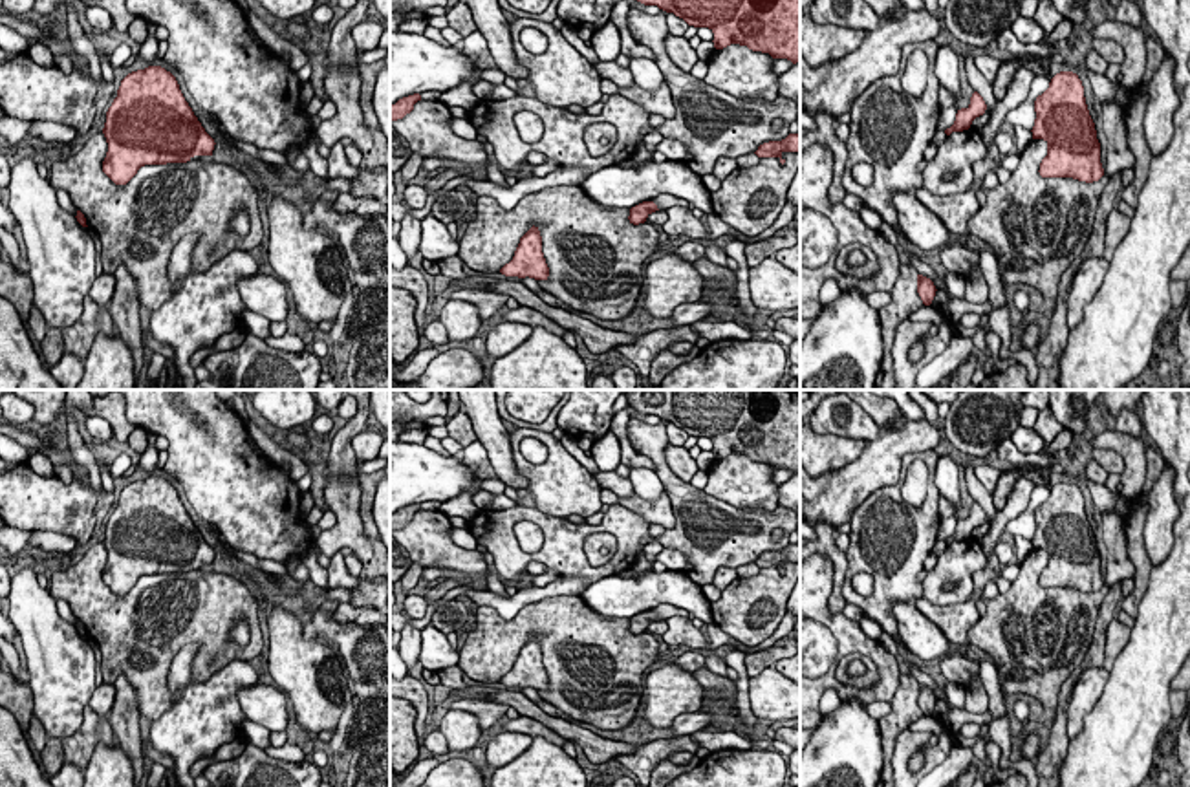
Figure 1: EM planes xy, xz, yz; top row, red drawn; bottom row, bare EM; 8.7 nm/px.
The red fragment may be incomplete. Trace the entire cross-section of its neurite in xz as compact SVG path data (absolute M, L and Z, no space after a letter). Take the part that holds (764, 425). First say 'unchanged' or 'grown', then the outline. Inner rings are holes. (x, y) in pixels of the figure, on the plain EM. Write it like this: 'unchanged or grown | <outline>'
unchanged | M624 390L628 404L709 437L714 458L730 454L800 472L800 394L796 390Z

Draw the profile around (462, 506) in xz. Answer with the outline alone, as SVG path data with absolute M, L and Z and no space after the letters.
M461 492L460 496L441 503L439 512L445 516L460 516L467 523L478 514L478 507L474 503L474 494L471 492Z

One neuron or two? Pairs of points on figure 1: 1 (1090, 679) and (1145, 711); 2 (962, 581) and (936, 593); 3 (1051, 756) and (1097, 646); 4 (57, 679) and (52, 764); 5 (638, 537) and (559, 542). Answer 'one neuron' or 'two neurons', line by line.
1: two neurons
2: one neuron
3: one neuron
4: two neurons
5: one neuron

